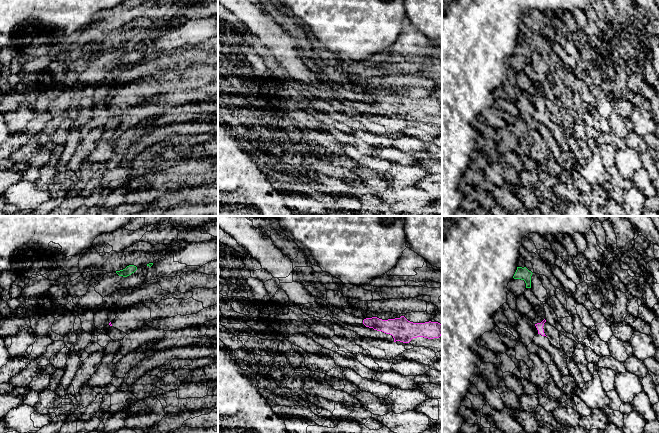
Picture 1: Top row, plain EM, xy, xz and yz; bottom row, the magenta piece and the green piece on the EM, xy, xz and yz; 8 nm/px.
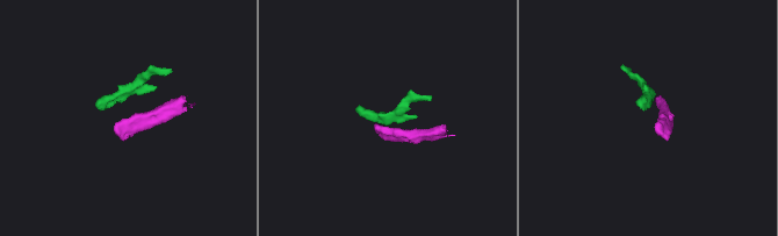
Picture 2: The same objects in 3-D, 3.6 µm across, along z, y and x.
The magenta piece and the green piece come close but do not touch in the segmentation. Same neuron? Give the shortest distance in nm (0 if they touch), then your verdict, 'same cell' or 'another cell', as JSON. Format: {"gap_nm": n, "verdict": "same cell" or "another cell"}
{"gap_nm": 280, "verdict": "another cell"}

